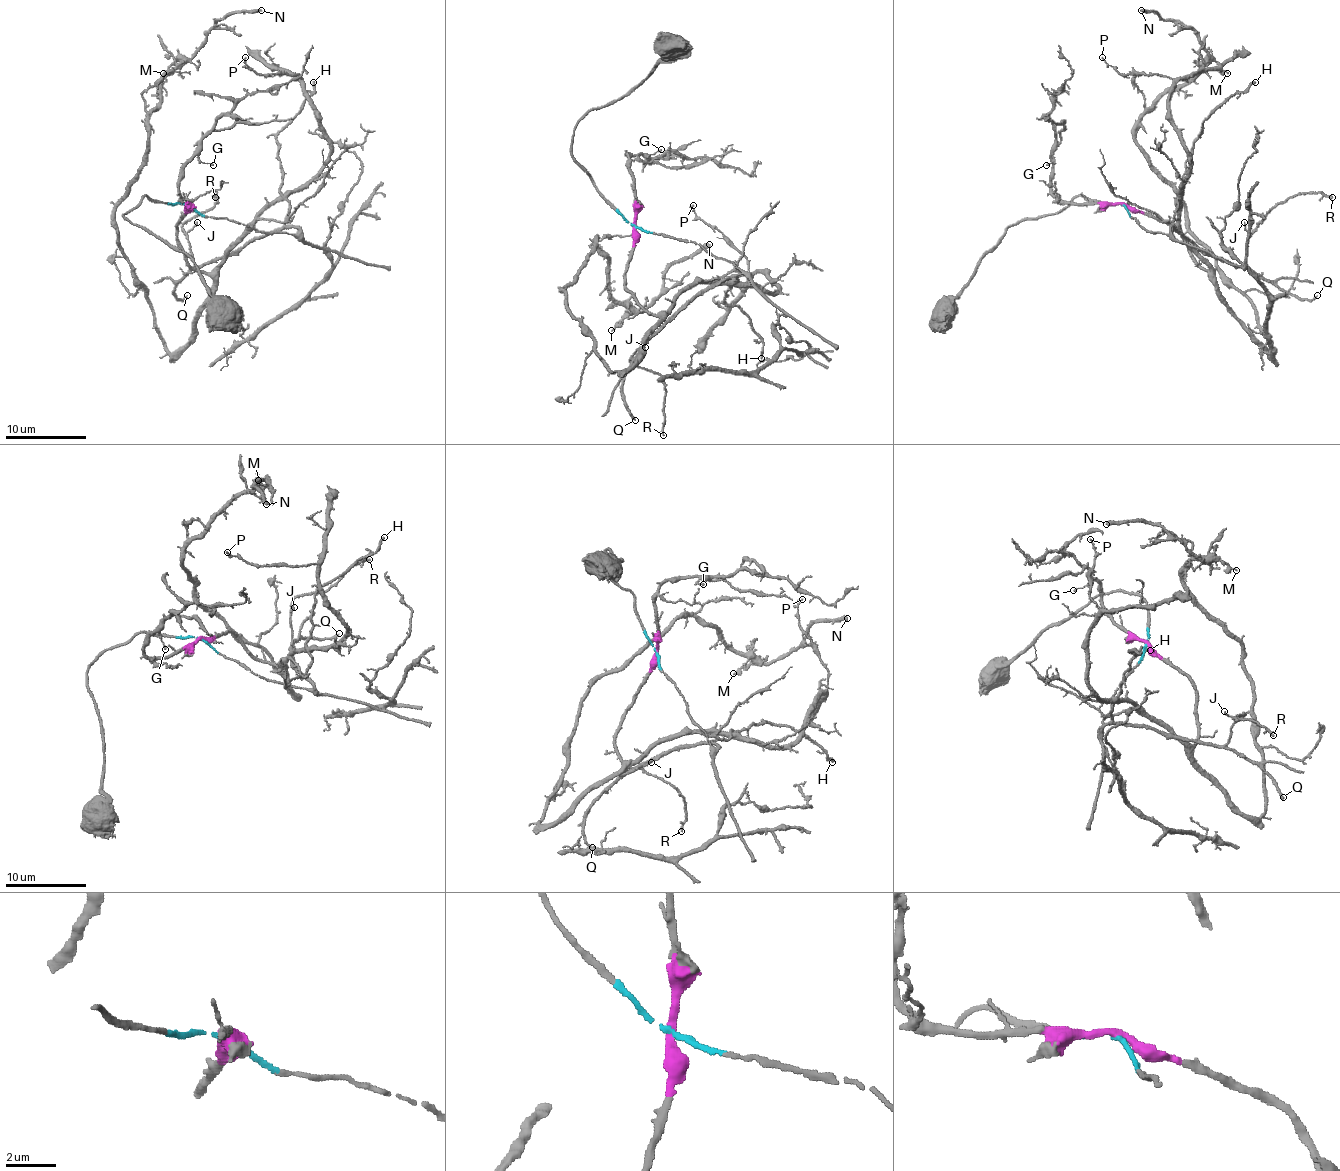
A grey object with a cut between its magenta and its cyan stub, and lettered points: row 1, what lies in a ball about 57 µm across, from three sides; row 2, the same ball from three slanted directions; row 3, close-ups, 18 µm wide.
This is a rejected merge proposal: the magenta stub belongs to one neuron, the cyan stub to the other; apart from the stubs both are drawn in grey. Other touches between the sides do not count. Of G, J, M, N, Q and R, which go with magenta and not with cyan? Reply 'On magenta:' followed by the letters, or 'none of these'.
On magenta: G, M, N

